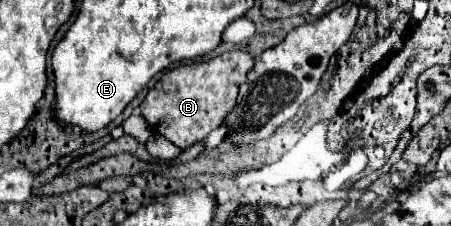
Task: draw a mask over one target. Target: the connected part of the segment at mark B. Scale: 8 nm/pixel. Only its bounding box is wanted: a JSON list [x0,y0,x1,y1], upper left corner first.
[141,52,255,148]

